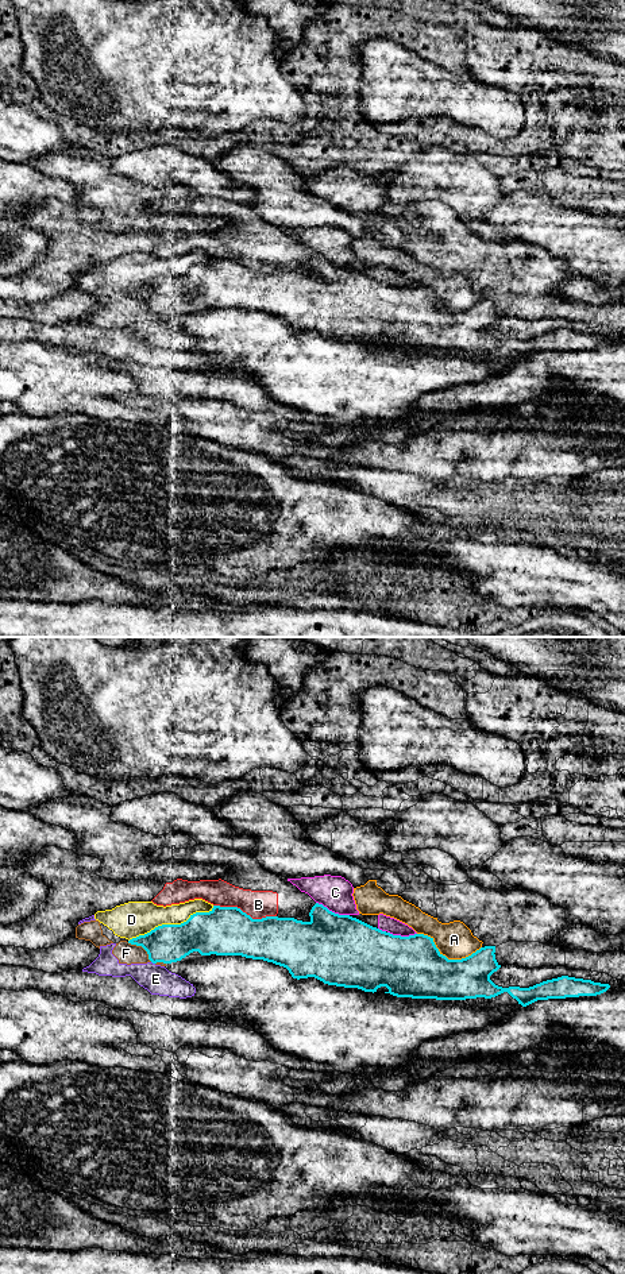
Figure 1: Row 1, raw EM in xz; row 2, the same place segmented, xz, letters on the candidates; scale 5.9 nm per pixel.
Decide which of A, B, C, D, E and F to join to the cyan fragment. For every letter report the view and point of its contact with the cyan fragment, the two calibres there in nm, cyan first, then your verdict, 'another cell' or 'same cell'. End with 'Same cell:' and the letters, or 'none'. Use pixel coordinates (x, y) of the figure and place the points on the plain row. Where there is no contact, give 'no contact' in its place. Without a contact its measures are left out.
A: xz (446, 309) | 360/220 nm | another cell
B: xz (245, 265) | 280/170 nm | another cell
C: xz (331, 263) | 420/200 nm | another cell
D: xz (170, 277) | 260/220 nm | another cell
E: xz (153, 315) | 220/170 nm | another cell
F: xz (142, 298) | 220/120 nm | another cell
Same cell: none

